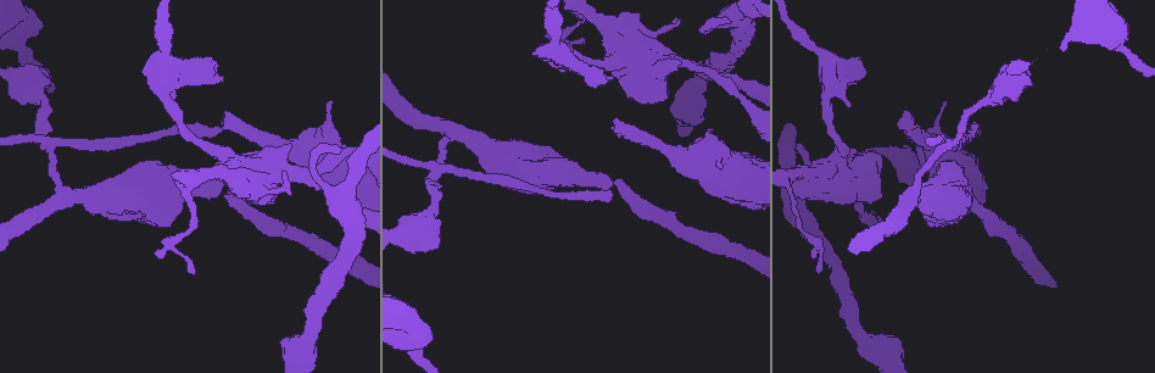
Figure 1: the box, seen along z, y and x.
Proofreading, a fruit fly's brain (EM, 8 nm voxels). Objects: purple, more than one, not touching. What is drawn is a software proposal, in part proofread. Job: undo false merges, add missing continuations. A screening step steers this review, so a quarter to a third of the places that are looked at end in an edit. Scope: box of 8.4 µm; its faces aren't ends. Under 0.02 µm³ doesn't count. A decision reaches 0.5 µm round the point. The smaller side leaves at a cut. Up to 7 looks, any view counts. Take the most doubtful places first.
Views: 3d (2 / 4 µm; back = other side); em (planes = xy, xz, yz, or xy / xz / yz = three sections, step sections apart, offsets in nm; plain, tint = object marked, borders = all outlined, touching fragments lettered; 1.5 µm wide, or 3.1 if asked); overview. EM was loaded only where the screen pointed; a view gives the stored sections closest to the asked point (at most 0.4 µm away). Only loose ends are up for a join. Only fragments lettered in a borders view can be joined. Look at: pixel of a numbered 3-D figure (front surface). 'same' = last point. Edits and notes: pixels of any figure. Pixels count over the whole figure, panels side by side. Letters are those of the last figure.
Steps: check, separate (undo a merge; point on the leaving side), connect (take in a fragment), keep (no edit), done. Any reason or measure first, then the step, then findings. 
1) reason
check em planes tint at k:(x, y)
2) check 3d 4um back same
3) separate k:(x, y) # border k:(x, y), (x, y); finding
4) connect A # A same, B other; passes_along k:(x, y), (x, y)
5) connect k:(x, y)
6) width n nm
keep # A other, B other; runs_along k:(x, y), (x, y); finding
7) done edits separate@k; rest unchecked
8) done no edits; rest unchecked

four or more arms meet
check em planes plain at 1:(441, 165)

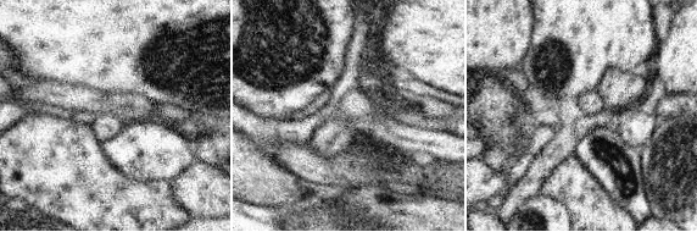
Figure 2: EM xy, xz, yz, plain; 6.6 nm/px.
what lies round it
check em planes borders same

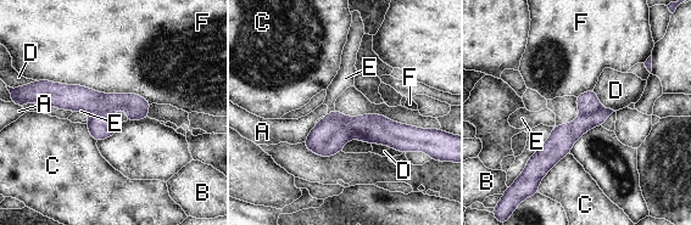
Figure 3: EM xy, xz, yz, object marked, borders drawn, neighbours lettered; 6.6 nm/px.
separate 3:(372, 128) # A other, B other, C other, D other, E other, F other; part_leaving 3:(40, 96), (146, 105); a second cell is stuck on

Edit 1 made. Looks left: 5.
an open end
check 3d 2um at 1:(224, 129)

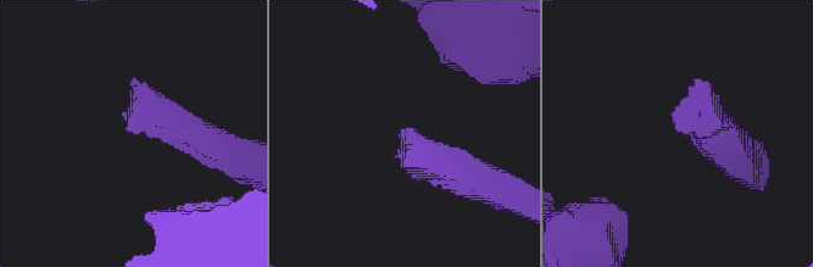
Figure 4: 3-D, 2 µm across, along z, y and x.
check em planes borders at 4:(678, 128)

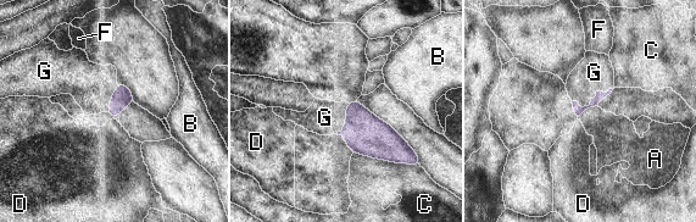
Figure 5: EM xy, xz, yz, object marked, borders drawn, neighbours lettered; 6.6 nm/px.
longest_contact C 380 nm
connect G # A other, B other, C other, D other, F other, G same; the cell continues

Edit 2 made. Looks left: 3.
free end
check em planes borders at 1:(340, 148)

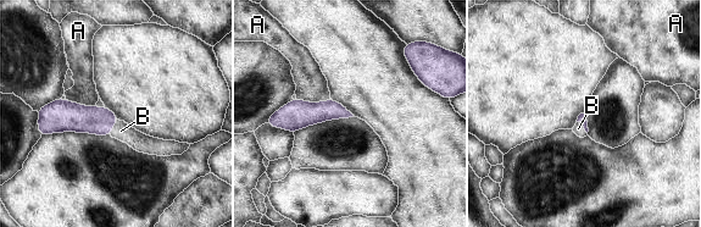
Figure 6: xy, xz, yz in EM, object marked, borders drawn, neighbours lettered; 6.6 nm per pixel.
longest_contact A 240 nm
connect B # A other, B same; passes_along 6:(76, 117), (112, 127), (121, 131); it goes on there

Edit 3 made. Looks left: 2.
done edits separate@3, connect@5, connect@6; rest unchecked

